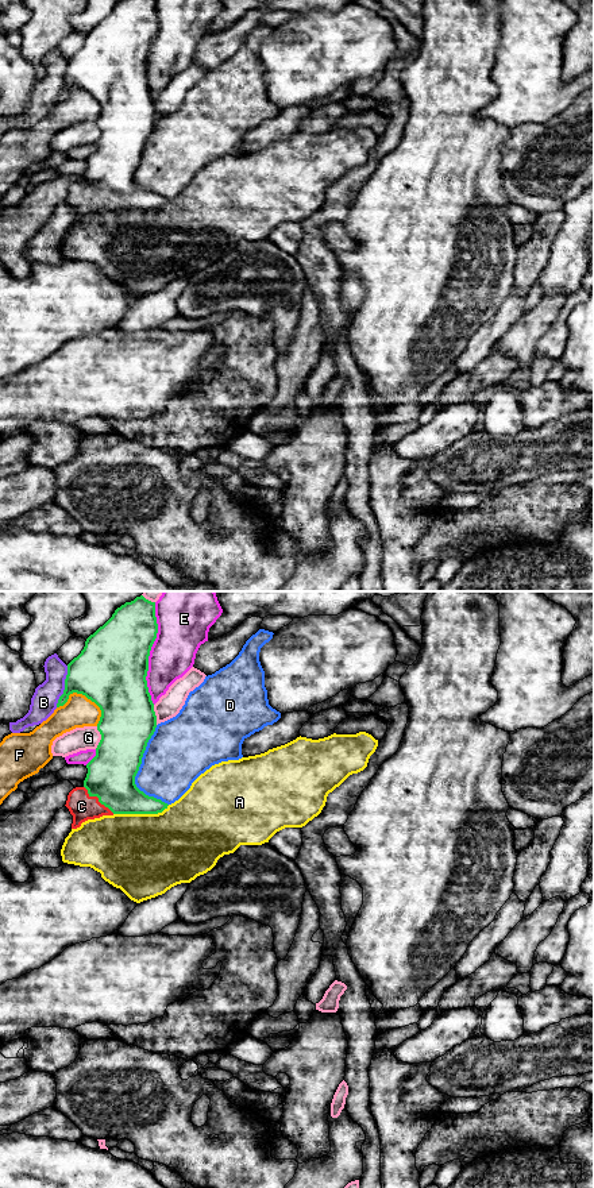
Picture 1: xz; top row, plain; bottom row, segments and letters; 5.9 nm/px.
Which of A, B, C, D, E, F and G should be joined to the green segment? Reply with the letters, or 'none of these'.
C

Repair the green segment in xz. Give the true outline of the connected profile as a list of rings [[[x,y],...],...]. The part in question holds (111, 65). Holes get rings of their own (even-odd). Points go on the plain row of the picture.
[[[122,0],[86,34],[81,49],[68,59],[65,85],[57,103],[63,101],[69,90],[77,88],[101,105],[97,119],[101,135],[96,151],[86,159],[84,181],[73,184],[65,200],[73,211],[72,224],[103,211],[158,209],[169,201],[161,194],[146,190],[135,180],[147,138],[157,123],[154,99],[146,76],[148,51],[157,28],[155,0]]]

